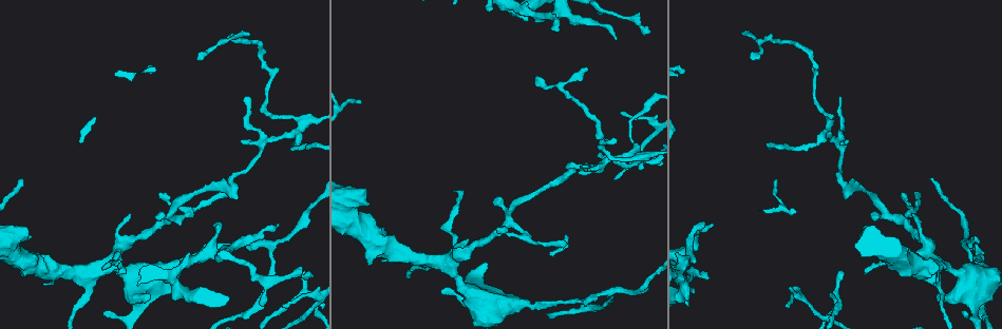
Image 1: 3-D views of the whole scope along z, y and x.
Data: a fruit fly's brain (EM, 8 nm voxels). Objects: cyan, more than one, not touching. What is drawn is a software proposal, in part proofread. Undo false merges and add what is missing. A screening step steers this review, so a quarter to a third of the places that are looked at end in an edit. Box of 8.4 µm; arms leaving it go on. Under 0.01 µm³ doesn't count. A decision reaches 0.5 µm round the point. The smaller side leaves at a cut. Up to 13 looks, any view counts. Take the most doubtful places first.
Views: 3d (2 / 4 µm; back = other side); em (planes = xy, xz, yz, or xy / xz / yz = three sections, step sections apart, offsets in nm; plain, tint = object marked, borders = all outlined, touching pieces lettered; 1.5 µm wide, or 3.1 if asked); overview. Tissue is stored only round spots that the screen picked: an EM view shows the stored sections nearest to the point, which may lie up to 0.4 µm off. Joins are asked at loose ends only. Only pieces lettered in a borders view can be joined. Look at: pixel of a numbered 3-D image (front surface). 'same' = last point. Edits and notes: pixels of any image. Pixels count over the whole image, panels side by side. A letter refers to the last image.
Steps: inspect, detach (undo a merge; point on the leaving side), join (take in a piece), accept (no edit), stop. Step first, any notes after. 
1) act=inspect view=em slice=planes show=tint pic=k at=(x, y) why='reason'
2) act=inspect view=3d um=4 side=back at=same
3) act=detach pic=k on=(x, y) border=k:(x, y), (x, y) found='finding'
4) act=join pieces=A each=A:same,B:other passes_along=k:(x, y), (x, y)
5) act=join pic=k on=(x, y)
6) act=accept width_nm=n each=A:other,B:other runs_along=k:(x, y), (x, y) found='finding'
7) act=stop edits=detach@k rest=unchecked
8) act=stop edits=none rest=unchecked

act=inspect view=3d um=4 pic=1 at=(865, 274) why='tapers out'

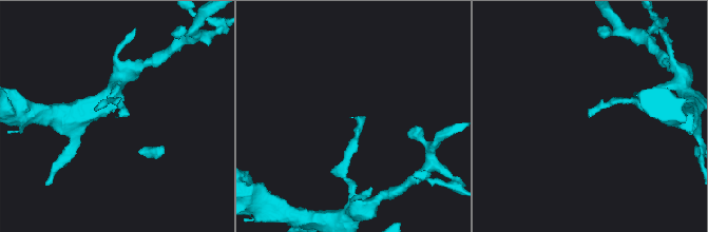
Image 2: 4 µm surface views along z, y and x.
act=inspect view=em slice=planes show=borders pic=2 at=(355, 118)

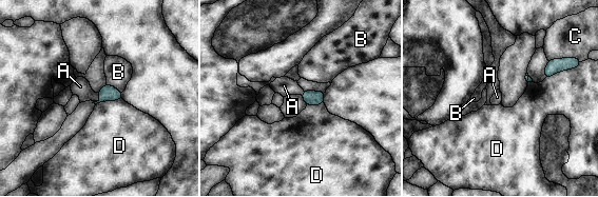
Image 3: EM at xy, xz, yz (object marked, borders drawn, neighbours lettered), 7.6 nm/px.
act=join pieces=A longest_contact=D:220nm each=A:same,B:other,C:other,D:other passes_along=3:(108, 93), (99, 97), (80, 86) found='it goes on there'

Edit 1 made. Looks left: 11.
act=inspect view=em slice=planes show=borders pic=1 at=(825, 132) why='abrupt turn'

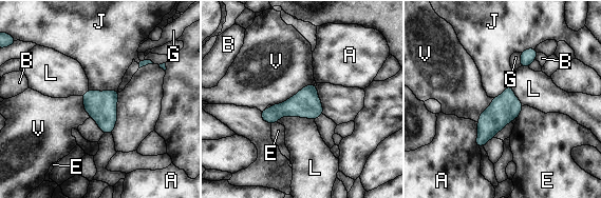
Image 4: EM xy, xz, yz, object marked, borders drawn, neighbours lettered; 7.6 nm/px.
act=accept longest_contact=V:360nm each=A:other,B:other,E:other,G:other,J:other,L:other,V:other border=4:(89, 90), (117, 91) found='continuous, no second neuron'

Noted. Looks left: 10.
act=inspect view=em slice=planes show=borders pic=1 at=(919, 192) why='free end'

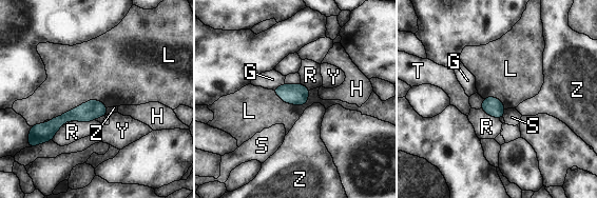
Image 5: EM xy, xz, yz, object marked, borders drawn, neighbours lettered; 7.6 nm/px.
act=accept each=G:other,H:other,L:other,R:other,S:other,T:other,Y:other,Z:other border=5:(107, 106), (90, 99), (51, 120) found='none of them fits'

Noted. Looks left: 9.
act=inspect view=3d um=2 side=back pic=1 at=(114, 266) why='four arms meet'

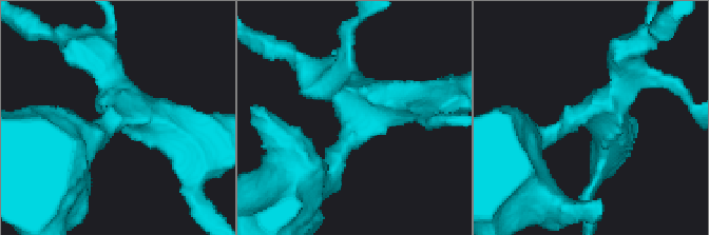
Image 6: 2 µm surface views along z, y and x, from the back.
act=inspect view=em slice=planes show=borders pic=6 at=(356, 122) arms=4 why='shape alone is not enough'

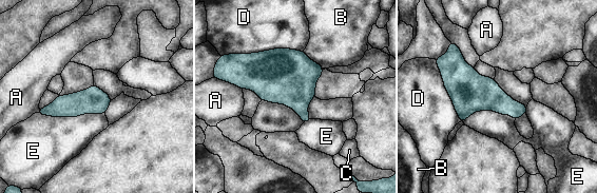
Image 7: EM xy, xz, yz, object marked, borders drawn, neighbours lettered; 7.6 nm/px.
act=accept width_nm=190 each=A:other,B:other,C:other,D:other,E:other found='all the same neuron'

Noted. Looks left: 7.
act=inspect view=3d um=4 pic=1 at=(198, 56) why='thin end'

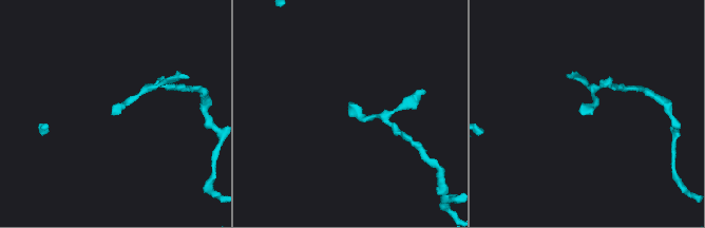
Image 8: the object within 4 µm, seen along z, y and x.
act=inspect view=em slice=planes show=borders pic=8 at=(348, 103) why='need the tissue'

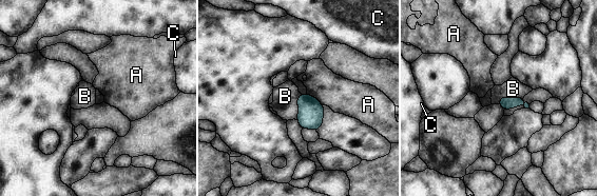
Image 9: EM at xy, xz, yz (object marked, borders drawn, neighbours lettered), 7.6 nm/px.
act=accept each=A:other,B:other,C:other border=9:(523, 96), (501, 97), (498, 103) found='none of them fits'

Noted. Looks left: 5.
act=stop edits=join@3 rest=unchecked

